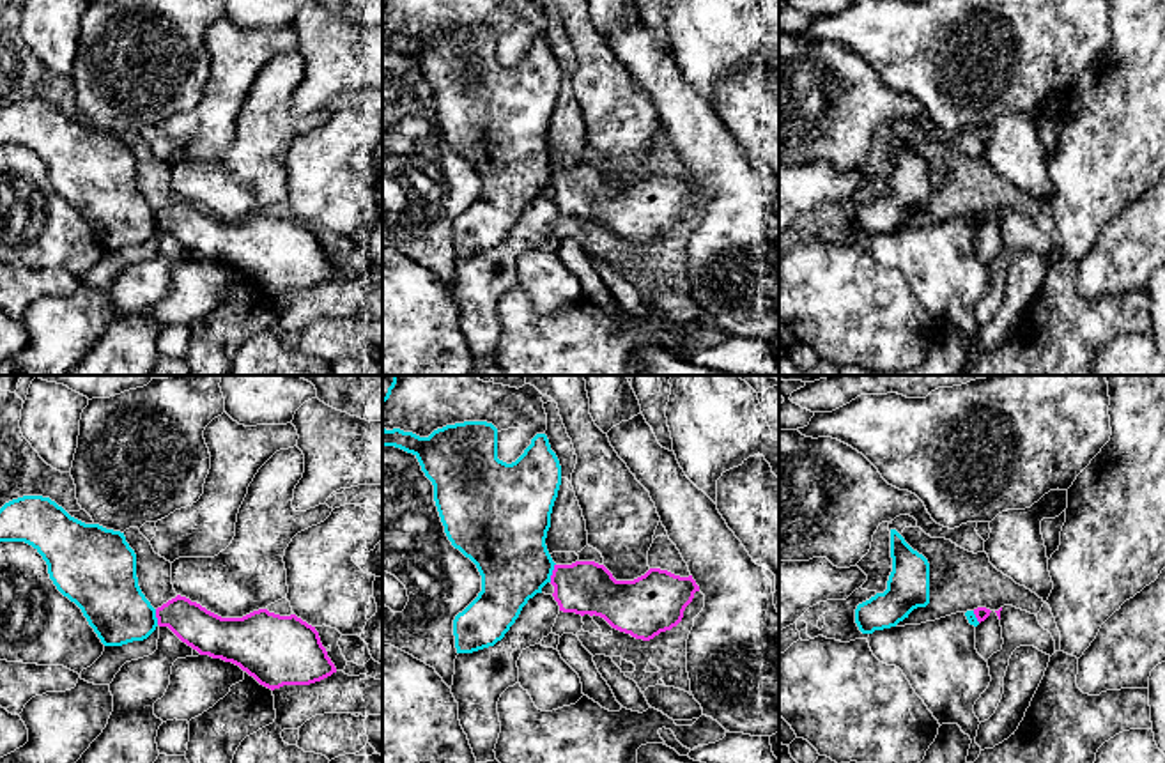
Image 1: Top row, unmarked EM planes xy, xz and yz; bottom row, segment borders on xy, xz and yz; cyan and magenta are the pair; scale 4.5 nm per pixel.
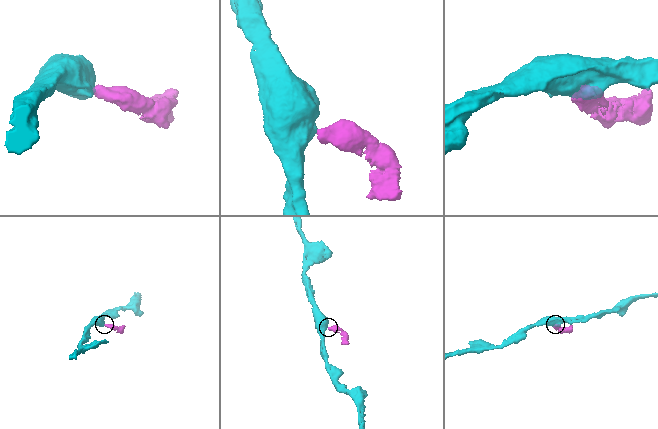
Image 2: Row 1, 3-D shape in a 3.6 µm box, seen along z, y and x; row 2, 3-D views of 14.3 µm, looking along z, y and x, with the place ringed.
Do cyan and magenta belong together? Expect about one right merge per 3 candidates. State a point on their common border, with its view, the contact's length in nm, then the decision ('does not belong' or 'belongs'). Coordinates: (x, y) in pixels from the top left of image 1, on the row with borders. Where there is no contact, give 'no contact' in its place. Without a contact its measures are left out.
meets cyan in xz at (551, 572); contact 90 nm long; does not belong

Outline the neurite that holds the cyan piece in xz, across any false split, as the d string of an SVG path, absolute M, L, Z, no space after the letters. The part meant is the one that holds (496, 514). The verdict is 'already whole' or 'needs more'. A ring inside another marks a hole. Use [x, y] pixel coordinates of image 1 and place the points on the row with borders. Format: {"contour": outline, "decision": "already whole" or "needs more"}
{"contour": "M464 421L420 437L400 428L386 430L382 446L413 453L434 485L434 501L451 545L469 558L480 575L482 591L455 616L457 653L494 646L519 618L522 607L551 582L554 561L545 538L561 485L561 466L545 434L536 434L512 464L498 459L498 428L487 421Z", "decision": "already whole"}

